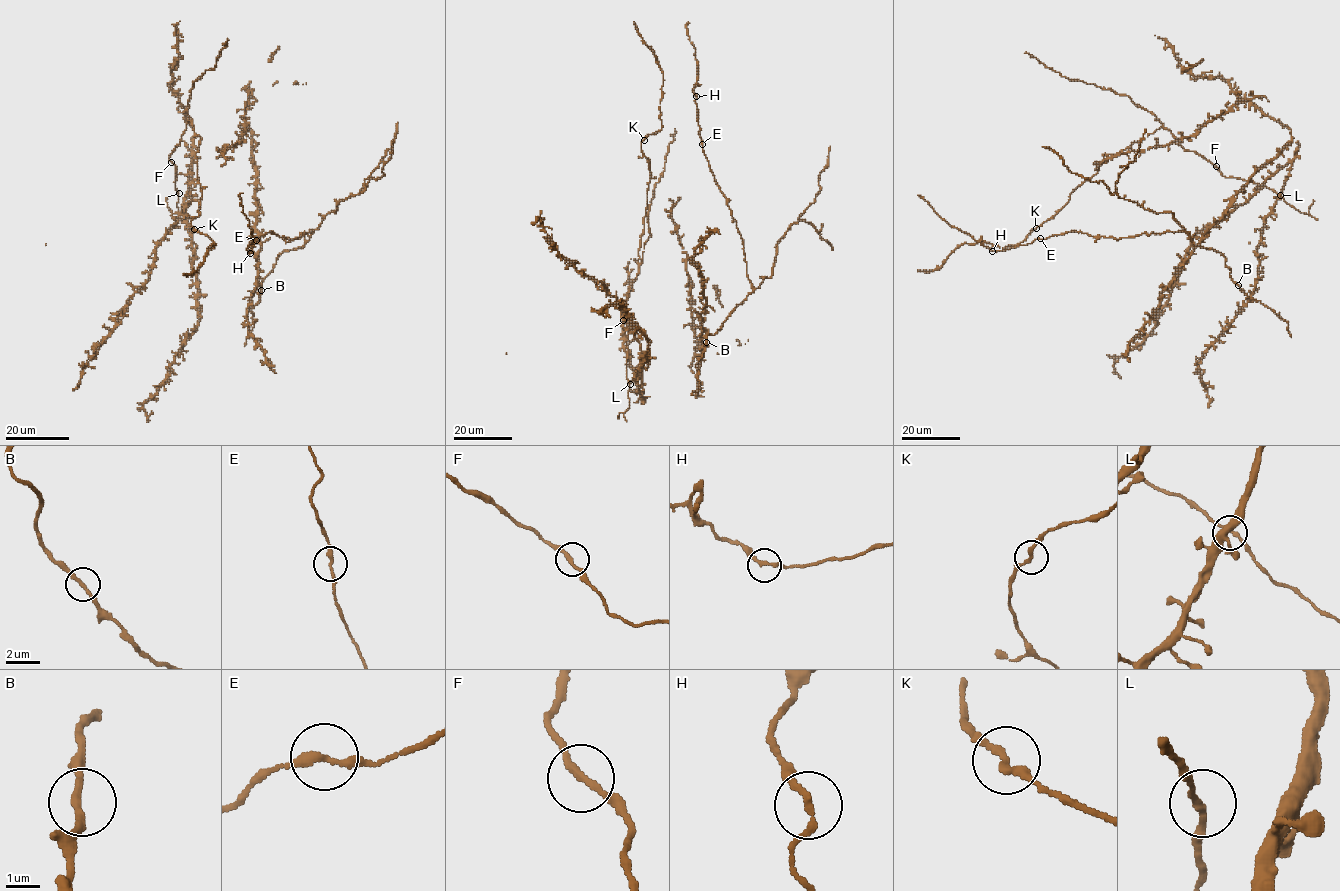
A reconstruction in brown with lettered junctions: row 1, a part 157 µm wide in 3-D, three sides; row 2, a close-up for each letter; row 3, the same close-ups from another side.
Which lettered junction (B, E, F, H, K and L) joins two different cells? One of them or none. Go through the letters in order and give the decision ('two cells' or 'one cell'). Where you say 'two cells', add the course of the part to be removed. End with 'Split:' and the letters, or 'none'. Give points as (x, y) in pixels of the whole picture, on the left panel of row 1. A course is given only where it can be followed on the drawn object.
B: one cell
E: one cell
F: one cell
H: one cell
K: one cell
L: one cell
Split: none

